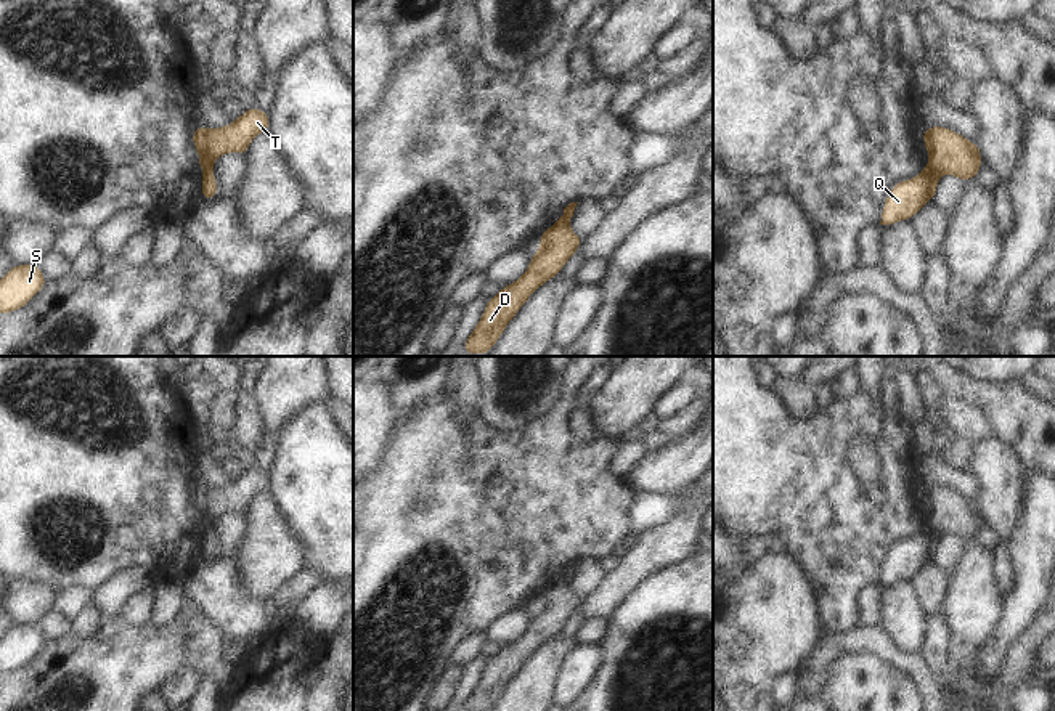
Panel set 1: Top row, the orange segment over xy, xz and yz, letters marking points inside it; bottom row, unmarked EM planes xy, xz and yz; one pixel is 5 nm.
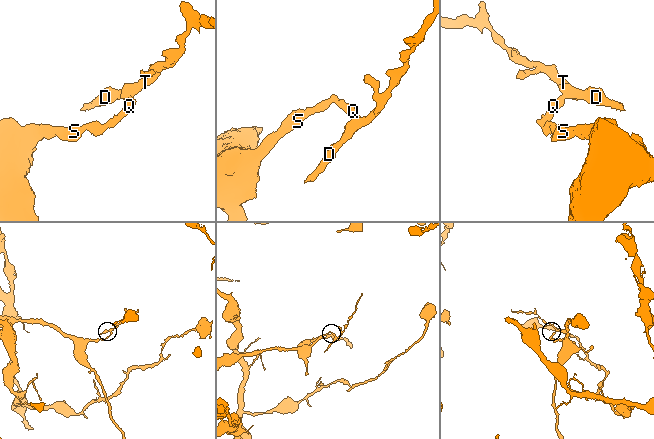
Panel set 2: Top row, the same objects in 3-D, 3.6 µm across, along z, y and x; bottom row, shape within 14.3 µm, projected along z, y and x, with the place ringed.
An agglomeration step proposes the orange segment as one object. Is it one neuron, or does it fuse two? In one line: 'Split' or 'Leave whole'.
Split

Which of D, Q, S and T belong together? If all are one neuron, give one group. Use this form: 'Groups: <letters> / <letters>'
Groups: D T / Q S

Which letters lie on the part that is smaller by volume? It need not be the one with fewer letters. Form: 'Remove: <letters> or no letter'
Remove: D, T

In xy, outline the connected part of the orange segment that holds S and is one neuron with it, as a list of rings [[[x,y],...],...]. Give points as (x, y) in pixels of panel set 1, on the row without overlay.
[[[13,624],[0,639],[0,672],[13,672],[48,642],[37,624]]]

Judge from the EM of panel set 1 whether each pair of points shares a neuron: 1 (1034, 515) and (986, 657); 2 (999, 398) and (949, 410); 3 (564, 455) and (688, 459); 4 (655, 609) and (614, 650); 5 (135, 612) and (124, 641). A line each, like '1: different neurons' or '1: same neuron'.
1: same neuron
2: different neurons
3: different neurons
4: same neuron
5: different neurons

